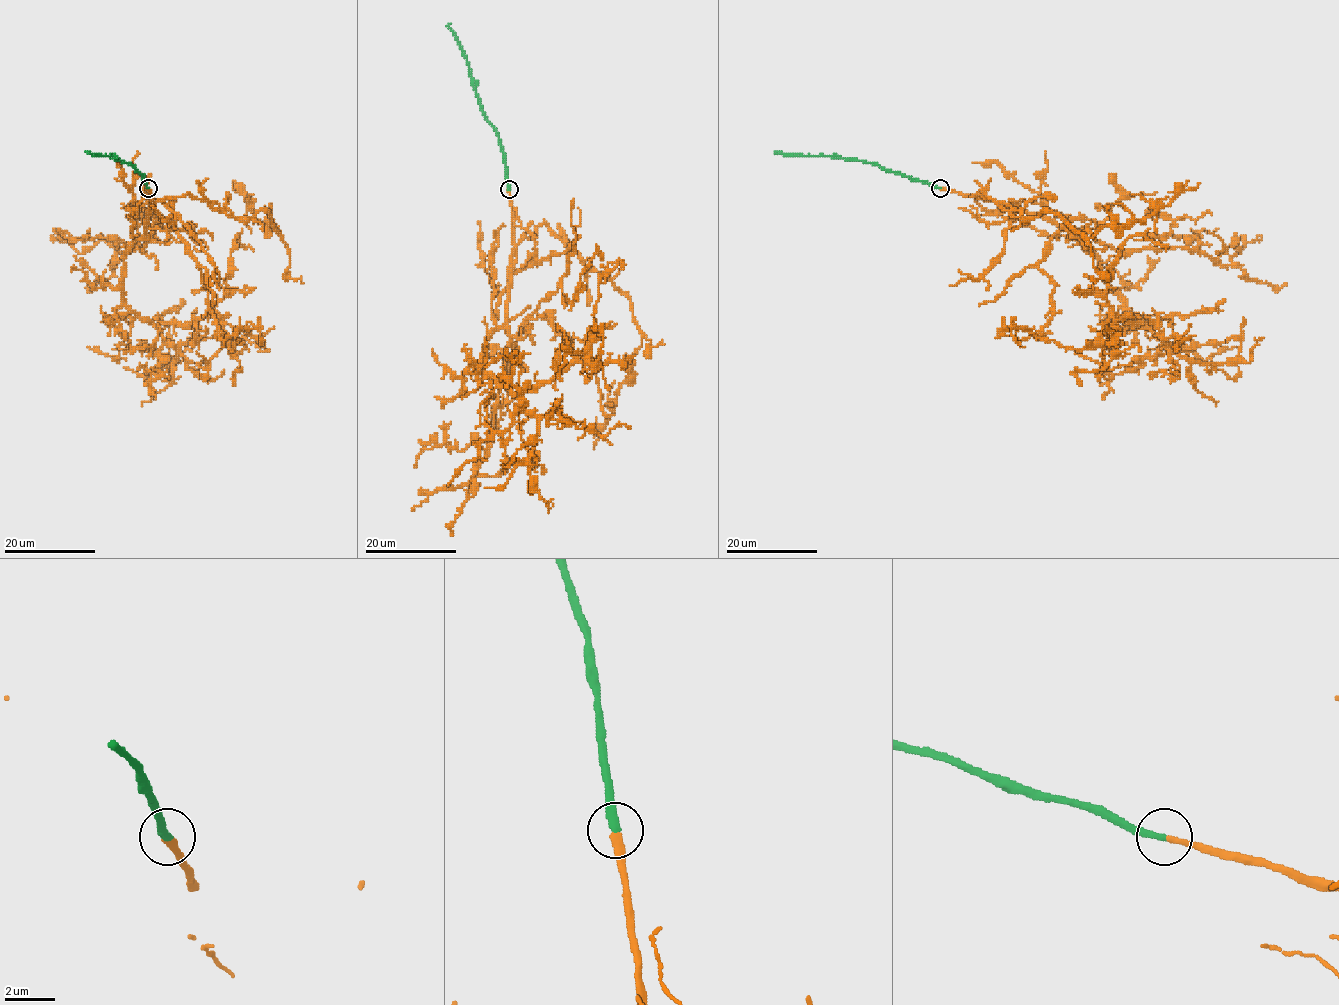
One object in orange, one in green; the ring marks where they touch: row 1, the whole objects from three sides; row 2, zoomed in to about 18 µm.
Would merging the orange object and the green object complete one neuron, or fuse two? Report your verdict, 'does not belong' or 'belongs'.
belongs

